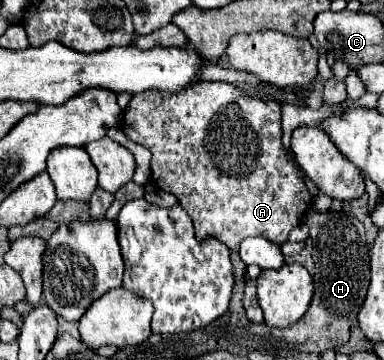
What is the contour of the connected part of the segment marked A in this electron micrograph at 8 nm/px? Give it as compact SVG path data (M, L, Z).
M201 82L201 84L193 84L193 88L185 88L185 92L143 92L141 96L133 96L129 106L123 112L123 124L121 124L123 134L145 146L153 156L151 156L151 180L155 182L157 188L171 192L179 198L179 204L187 210L187 214L191 216L193 224L195 224L195 234L199 238L219 238L221 242L225 242L231 250L237 250L237 244L249 236L263 236L275 244L283 244L287 242L287 236L293 228L297 228L299 224L303 224L303 218L309 210L309 206L313 204L313 196L309 192L309 188L305 186L305 180L299 174L299 168L295 164L295 160L287 154L283 142L281 142L281 104L275 102L273 98L267 96L251 96L241 92L239 88L225 84L225 82Z

